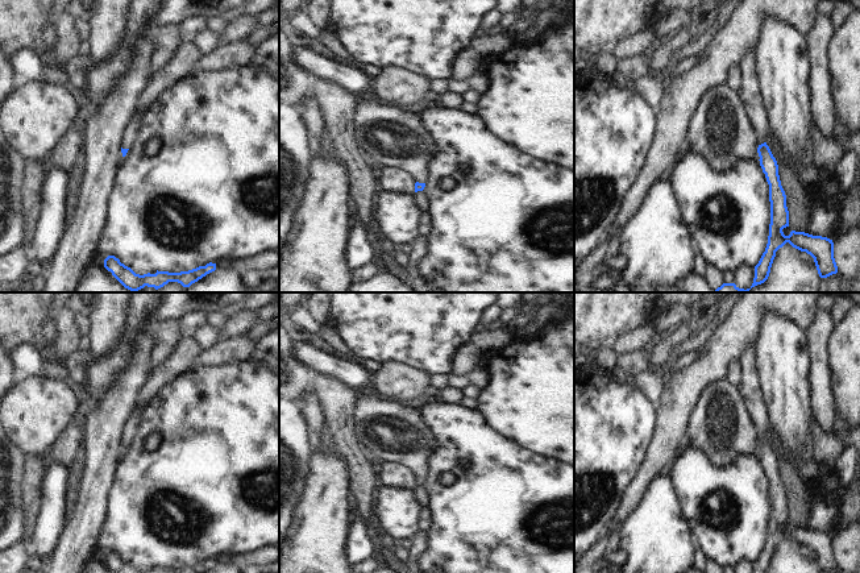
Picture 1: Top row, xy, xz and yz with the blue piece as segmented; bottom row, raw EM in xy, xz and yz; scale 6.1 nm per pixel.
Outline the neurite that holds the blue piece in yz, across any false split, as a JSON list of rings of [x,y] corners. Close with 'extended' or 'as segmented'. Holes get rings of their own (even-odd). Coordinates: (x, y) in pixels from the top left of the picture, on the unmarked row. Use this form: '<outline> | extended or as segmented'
[[[726,377],[709,383],[689,416],[689,435],[691,444],[699,445],[715,465],[727,465],[741,453],[753,453],[756,449],[760,452],[760,461],[769,479],[770,519],[765,547],[755,561],[755,573],[769,572],[776,547],[786,537],[814,553],[820,573],[827,573],[838,568],[832,535],[795,526],[792,526],[789,531],[784,530],[782,524],[789,522],[789,506],[786,502],[786,490],[778,470],[778,460],[766,437],[759,439],[740,386],[731,383]]] | extended

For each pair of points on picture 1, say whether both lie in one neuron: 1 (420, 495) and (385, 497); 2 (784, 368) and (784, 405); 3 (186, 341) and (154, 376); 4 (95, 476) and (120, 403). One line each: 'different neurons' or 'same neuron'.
1: different neurons
2: same neuron
3: same neuron
4: same neuron

